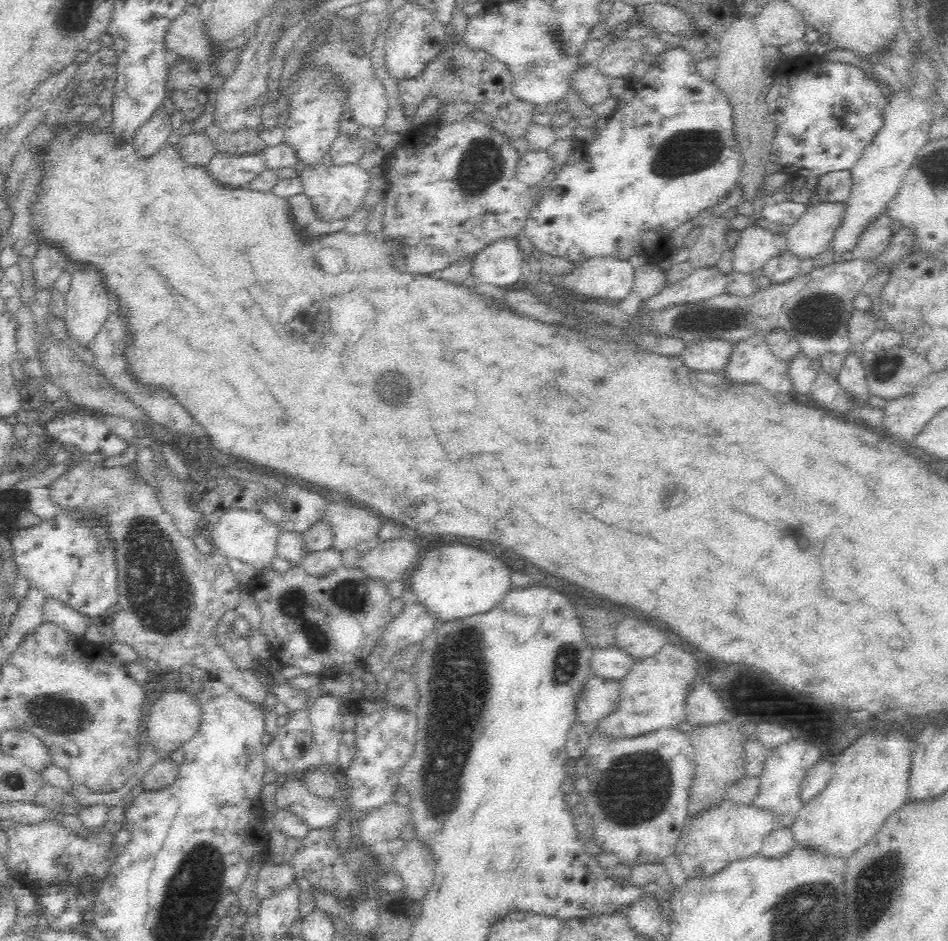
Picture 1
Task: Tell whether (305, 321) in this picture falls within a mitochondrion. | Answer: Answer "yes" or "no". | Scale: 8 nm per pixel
yes

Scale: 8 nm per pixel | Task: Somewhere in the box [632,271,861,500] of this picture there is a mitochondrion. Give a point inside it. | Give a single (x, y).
(722, 318)

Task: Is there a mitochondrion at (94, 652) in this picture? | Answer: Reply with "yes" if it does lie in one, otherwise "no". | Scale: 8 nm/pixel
no

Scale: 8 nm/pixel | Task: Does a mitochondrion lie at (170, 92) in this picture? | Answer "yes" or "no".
no

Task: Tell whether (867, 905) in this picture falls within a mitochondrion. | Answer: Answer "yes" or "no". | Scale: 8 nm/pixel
yes

